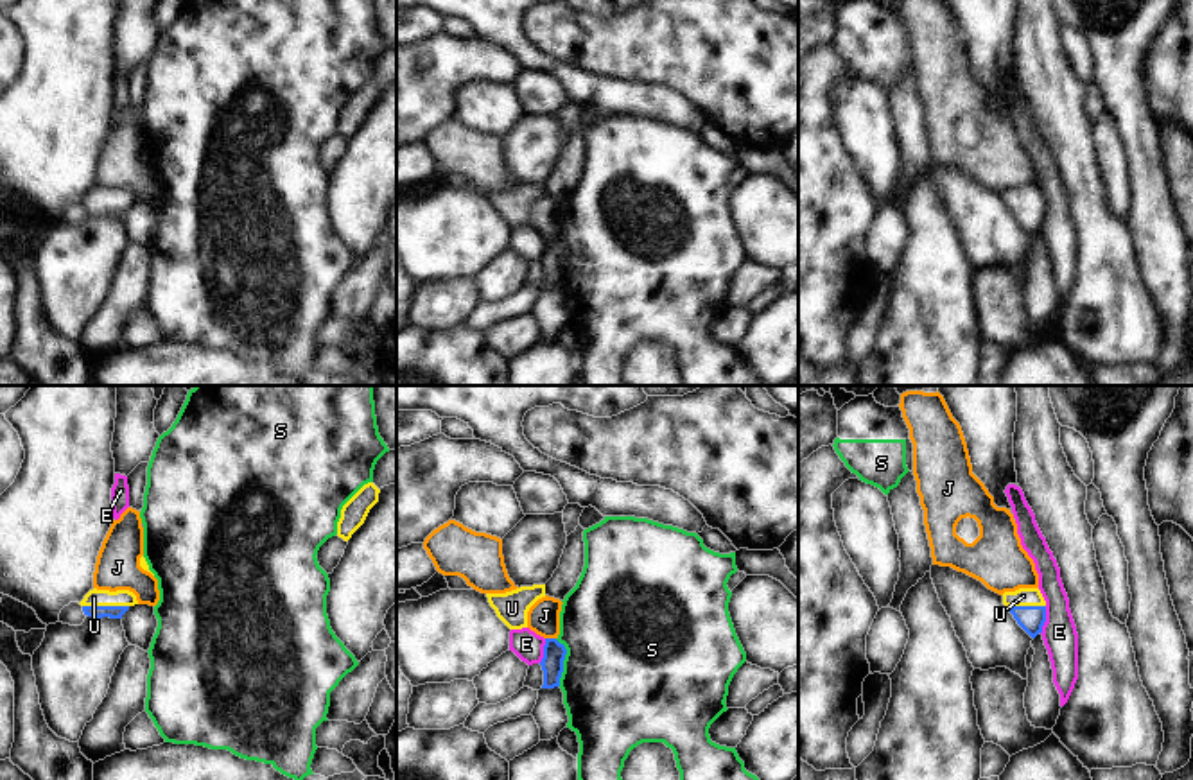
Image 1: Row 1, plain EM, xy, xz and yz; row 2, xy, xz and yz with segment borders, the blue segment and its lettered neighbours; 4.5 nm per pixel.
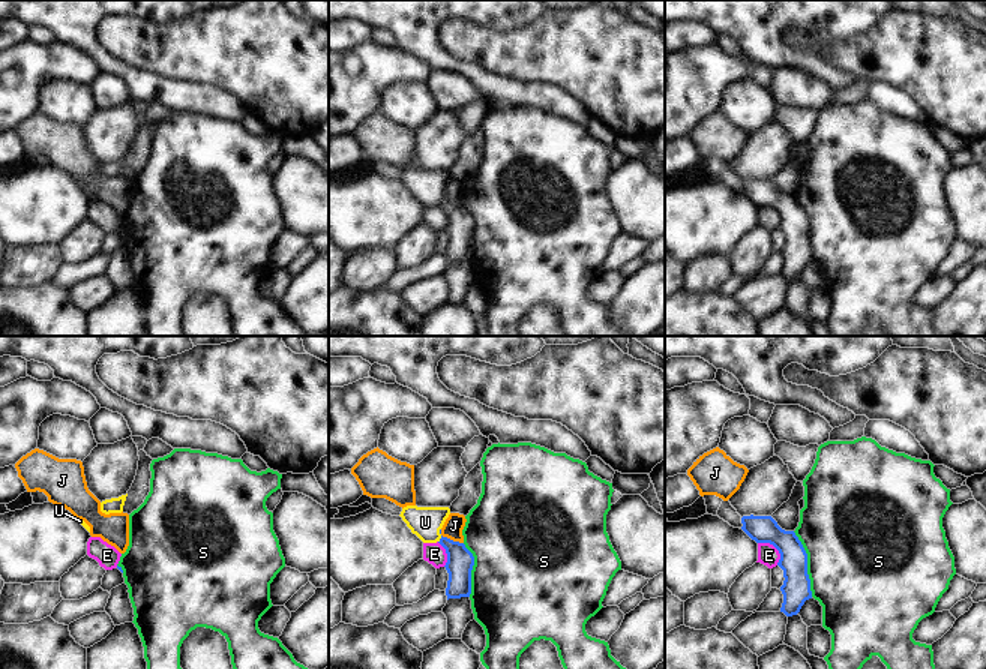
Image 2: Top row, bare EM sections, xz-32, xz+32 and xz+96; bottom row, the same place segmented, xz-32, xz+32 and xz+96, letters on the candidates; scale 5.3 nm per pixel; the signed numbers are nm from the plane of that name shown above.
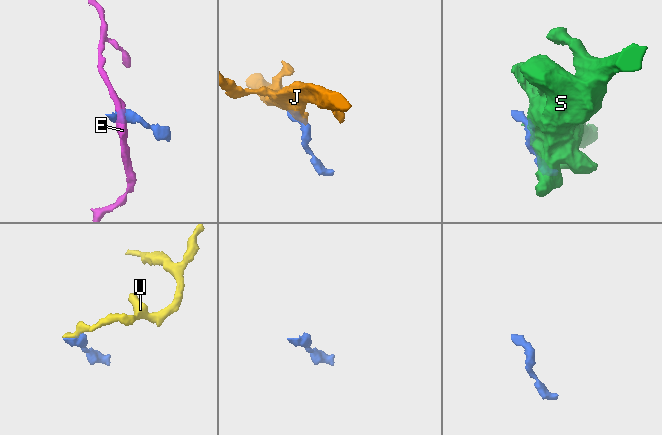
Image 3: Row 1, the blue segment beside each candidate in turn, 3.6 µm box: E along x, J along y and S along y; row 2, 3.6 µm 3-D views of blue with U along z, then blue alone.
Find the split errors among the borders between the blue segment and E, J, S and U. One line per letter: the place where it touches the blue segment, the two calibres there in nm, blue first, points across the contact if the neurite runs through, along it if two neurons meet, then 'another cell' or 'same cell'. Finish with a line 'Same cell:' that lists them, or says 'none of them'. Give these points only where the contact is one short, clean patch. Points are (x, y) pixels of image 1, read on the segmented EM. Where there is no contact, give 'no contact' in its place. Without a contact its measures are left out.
E: contact yz (1044, 621); calibres 120 and 160 nm; border yz (1046, 606), (1046, 621), (1041, 633); another cell
J: contact xz (551, 639); calibres 100 and 140 nm; border xz (546, 637), (555, 639); another cell
S: contact xz (562, 662); calibres 100 and 480 nm; border xz (555, 639), (566, 650), (558, 685); another cell
U: contact xy (106, 606); calibres 60 and 80 nm; same cell
Same cell: U

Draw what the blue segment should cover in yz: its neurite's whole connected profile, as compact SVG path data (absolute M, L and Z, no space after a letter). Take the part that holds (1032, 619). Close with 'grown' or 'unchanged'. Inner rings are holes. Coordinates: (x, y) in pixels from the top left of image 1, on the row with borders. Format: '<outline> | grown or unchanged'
M1039 588L1005 592L1003 604L1032 638L1042 633L1042 626L1046 622L1046 601Z | grown

